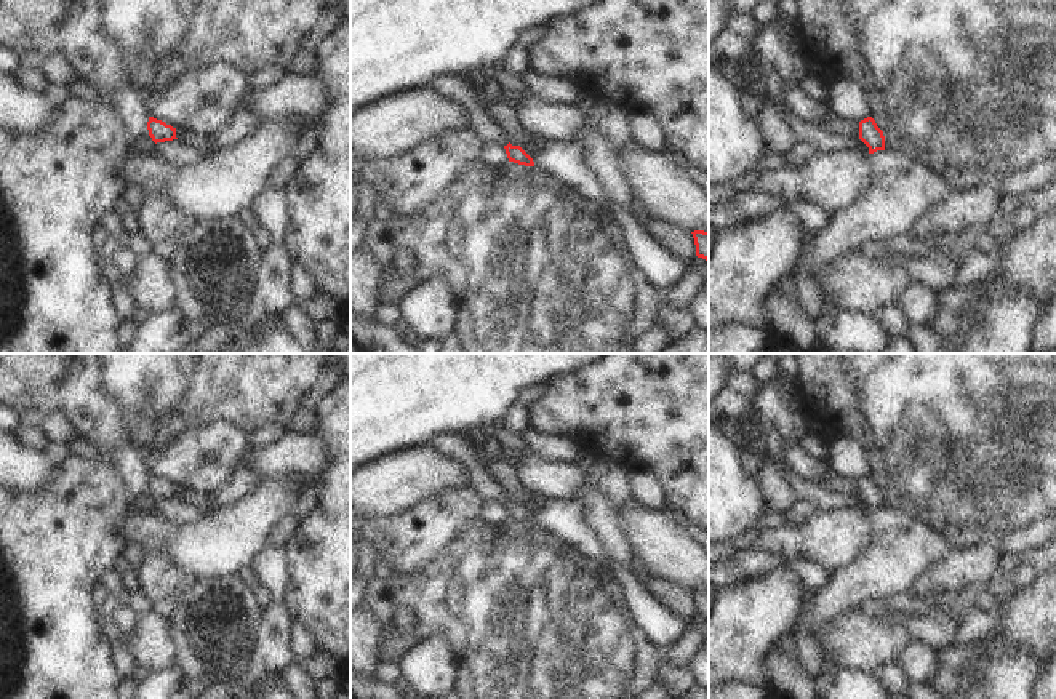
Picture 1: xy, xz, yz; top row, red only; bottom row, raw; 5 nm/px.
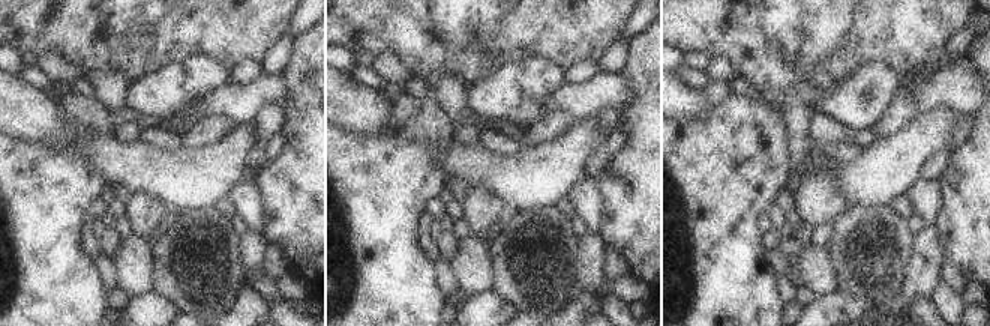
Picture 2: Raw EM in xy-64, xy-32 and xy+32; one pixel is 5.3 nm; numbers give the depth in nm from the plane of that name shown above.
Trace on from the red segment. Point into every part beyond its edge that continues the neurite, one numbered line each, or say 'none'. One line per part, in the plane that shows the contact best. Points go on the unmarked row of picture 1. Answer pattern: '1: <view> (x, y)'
1: xz (482, 480)

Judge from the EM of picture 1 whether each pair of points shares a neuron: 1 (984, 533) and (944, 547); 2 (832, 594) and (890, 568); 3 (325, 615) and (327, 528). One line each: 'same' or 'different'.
1: different
2: same
3: same

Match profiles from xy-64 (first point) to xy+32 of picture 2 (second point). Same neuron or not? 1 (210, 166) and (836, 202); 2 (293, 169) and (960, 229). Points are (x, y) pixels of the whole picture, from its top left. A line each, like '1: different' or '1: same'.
1: different
2: same

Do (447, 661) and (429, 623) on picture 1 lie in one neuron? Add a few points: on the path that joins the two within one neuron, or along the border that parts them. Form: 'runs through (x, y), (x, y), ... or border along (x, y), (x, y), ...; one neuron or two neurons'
border along (404, 656), (434, 635), (447, 635), (460, 664); two neurons

